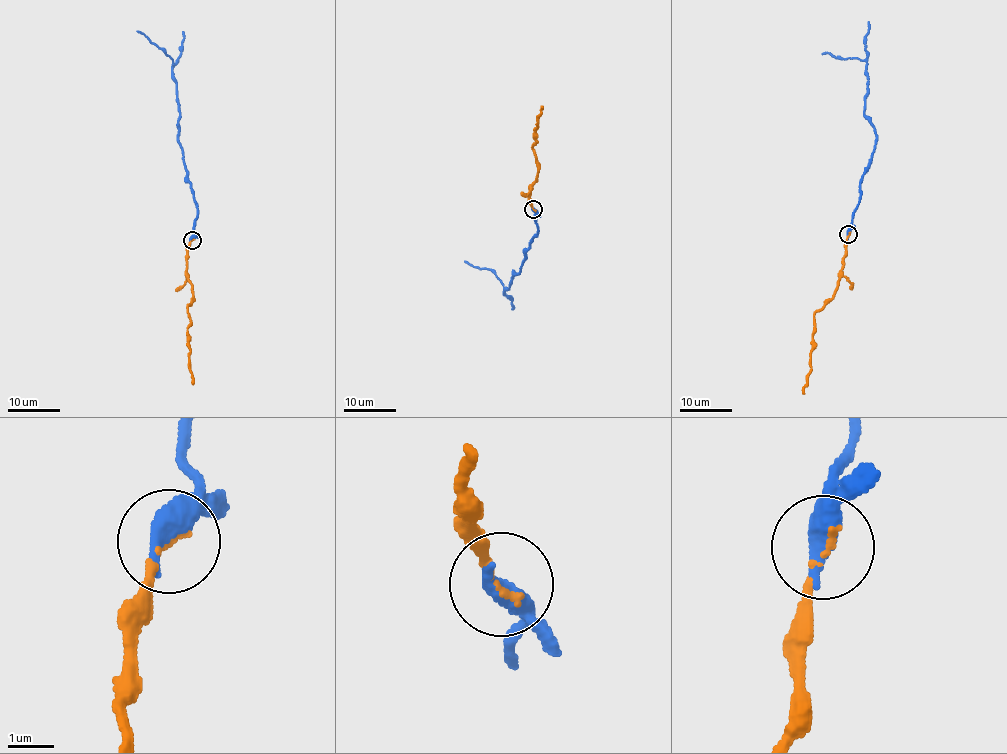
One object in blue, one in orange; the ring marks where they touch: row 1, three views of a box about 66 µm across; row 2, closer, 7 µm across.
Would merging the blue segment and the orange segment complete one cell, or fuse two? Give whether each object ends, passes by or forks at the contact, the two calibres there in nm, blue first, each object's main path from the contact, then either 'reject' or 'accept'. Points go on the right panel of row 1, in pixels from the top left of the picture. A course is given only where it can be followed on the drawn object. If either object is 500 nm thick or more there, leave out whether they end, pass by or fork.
550 nm thick on the blue side, 110 nm on the other; blue runs (848, 234), (852, 212), (859, 203), (860, 180), (876, 138), (864, 113), (866, 63), (822, 53); orange runs (849, 234), (836, 291), (814, 315), (811, 372), (803, 388), (805, 393); accept

